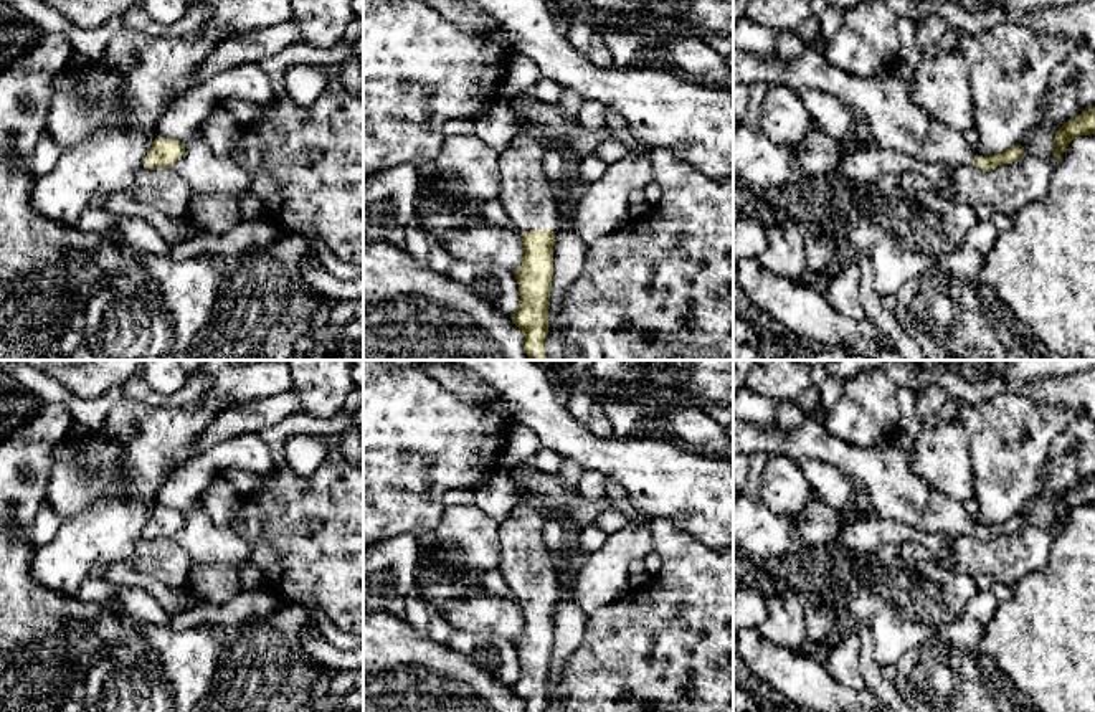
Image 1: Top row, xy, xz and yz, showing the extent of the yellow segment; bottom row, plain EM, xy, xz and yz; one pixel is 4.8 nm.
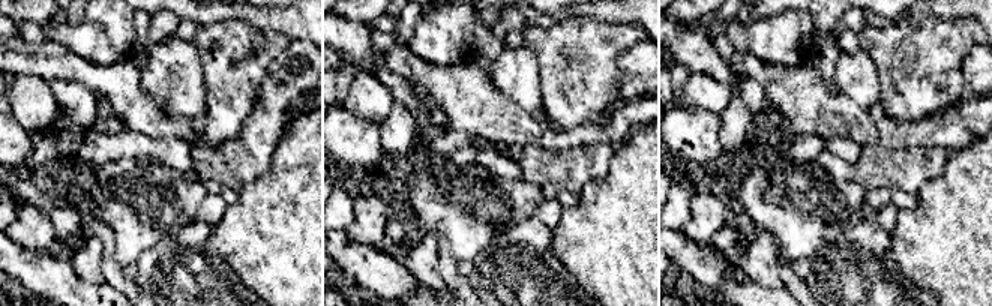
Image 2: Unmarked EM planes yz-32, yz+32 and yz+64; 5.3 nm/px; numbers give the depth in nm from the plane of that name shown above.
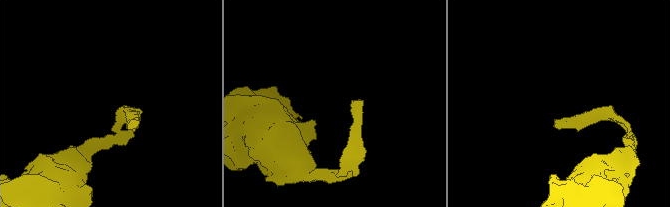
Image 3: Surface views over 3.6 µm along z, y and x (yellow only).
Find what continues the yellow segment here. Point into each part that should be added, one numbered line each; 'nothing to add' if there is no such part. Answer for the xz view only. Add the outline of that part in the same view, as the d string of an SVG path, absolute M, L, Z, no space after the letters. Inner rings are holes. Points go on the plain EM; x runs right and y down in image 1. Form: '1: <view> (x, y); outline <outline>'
1: xz (526, 565); outline M525 501L499 524L500 573L515 598L557 601L560 585L542 534L545 509Z

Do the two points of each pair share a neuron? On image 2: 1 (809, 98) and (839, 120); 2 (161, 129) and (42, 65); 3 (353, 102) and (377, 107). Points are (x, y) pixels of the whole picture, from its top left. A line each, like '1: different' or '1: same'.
1: same
2: same
3: same

